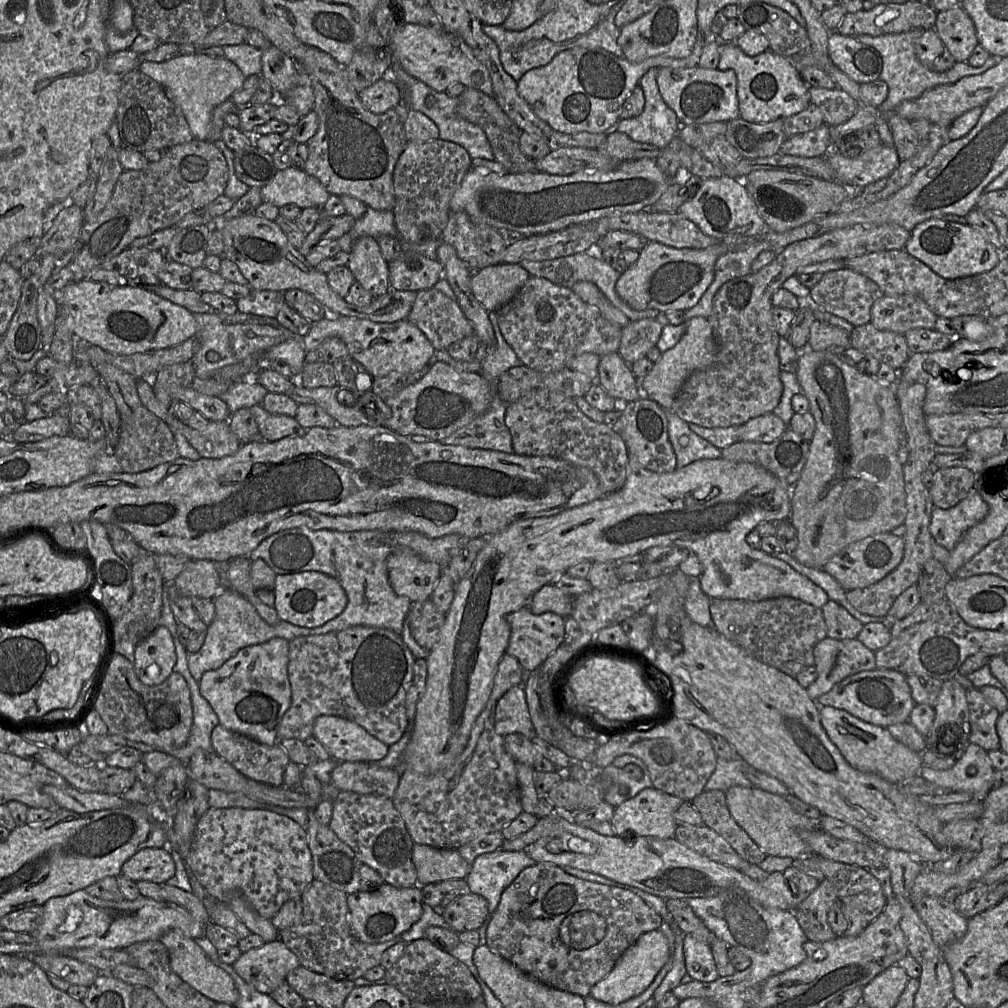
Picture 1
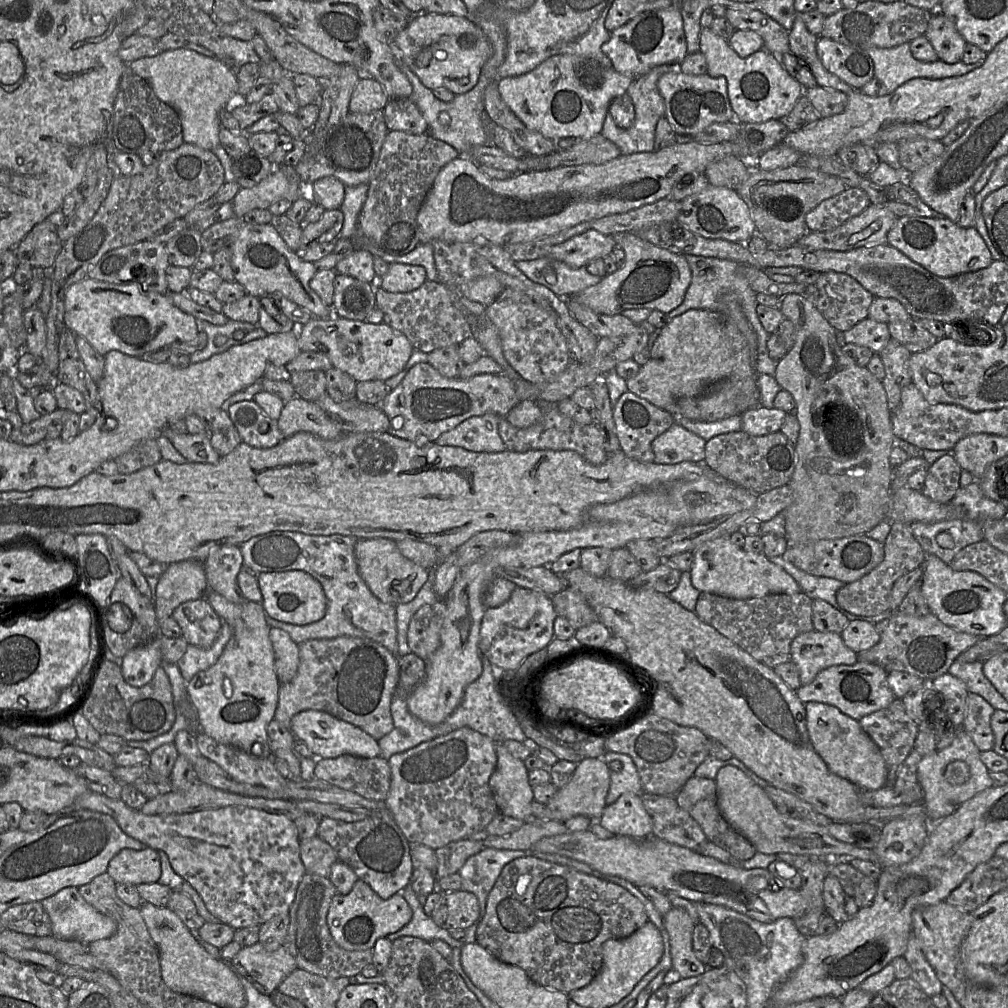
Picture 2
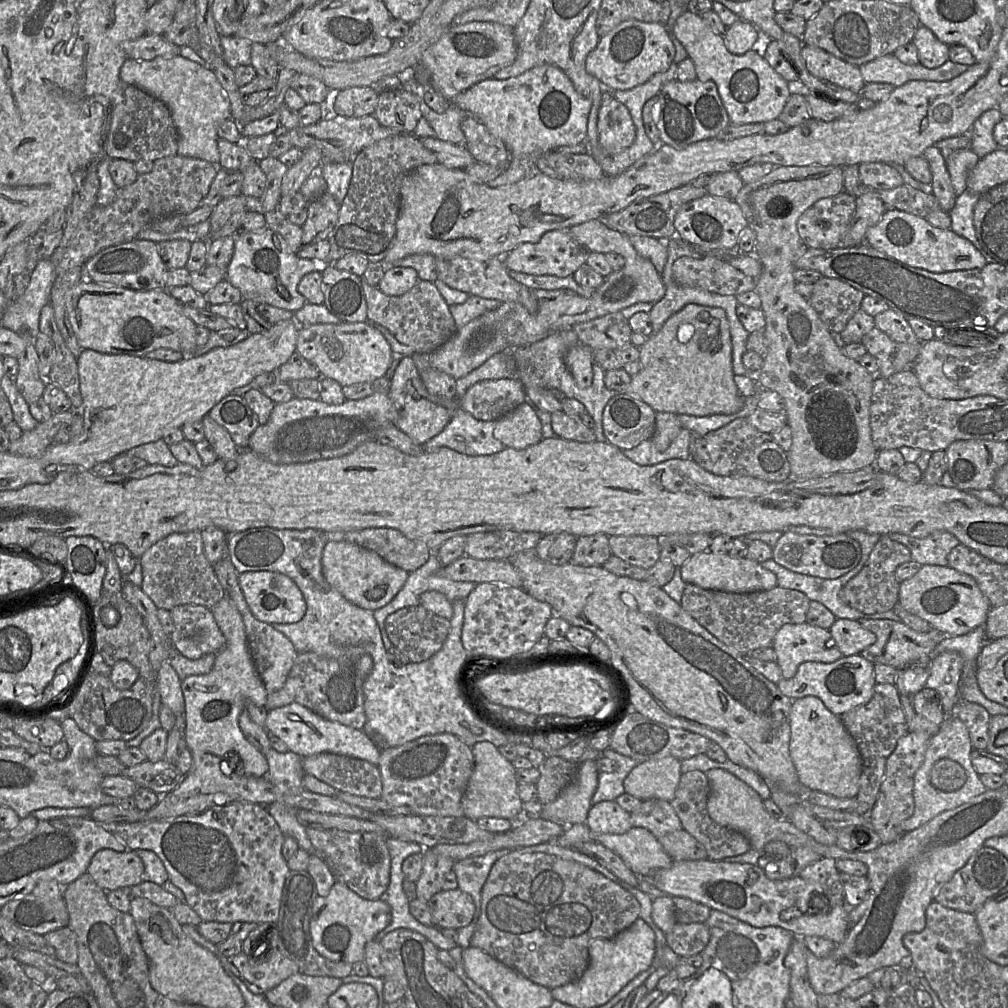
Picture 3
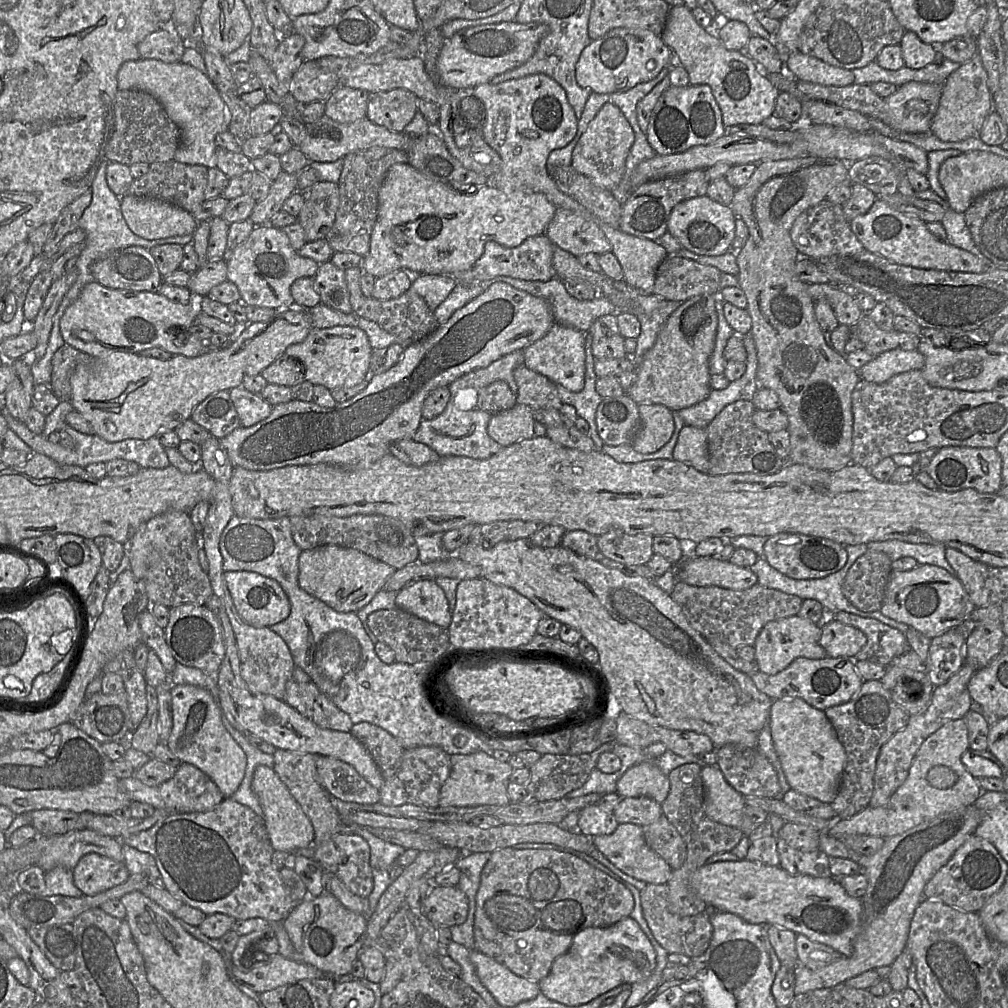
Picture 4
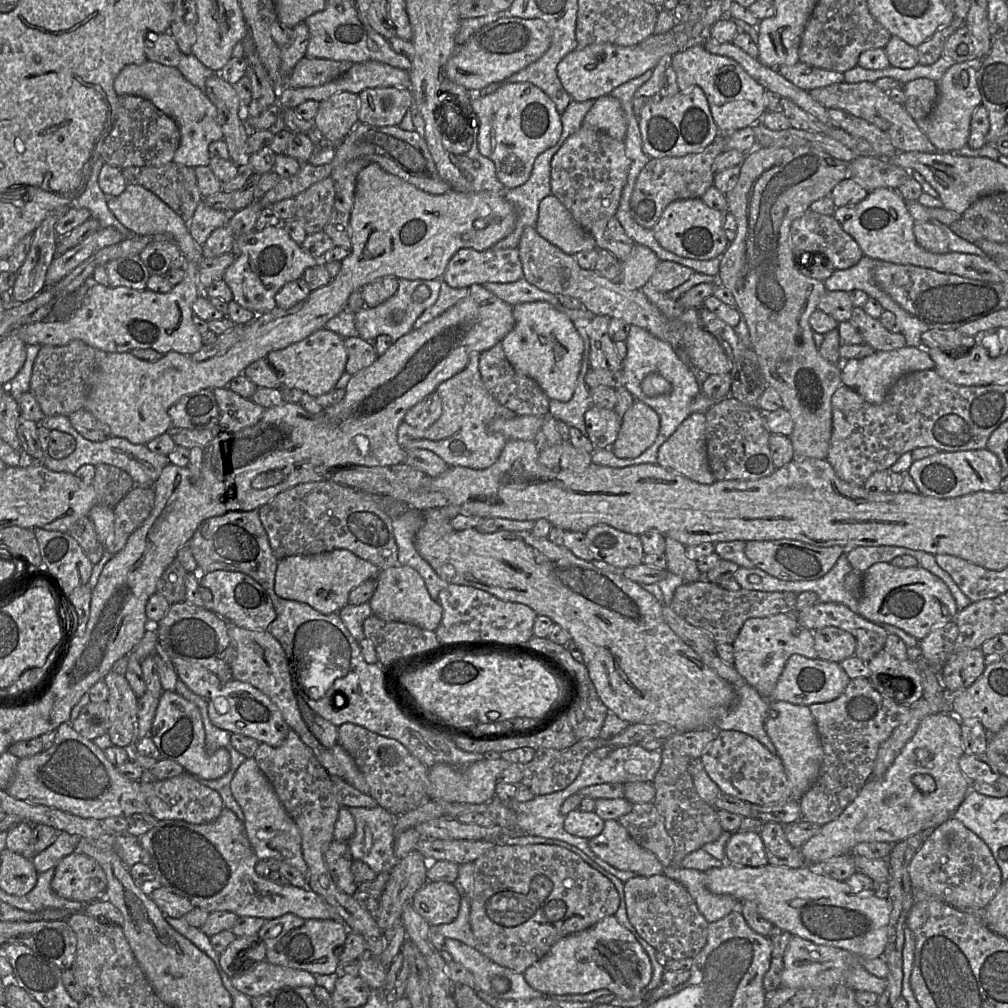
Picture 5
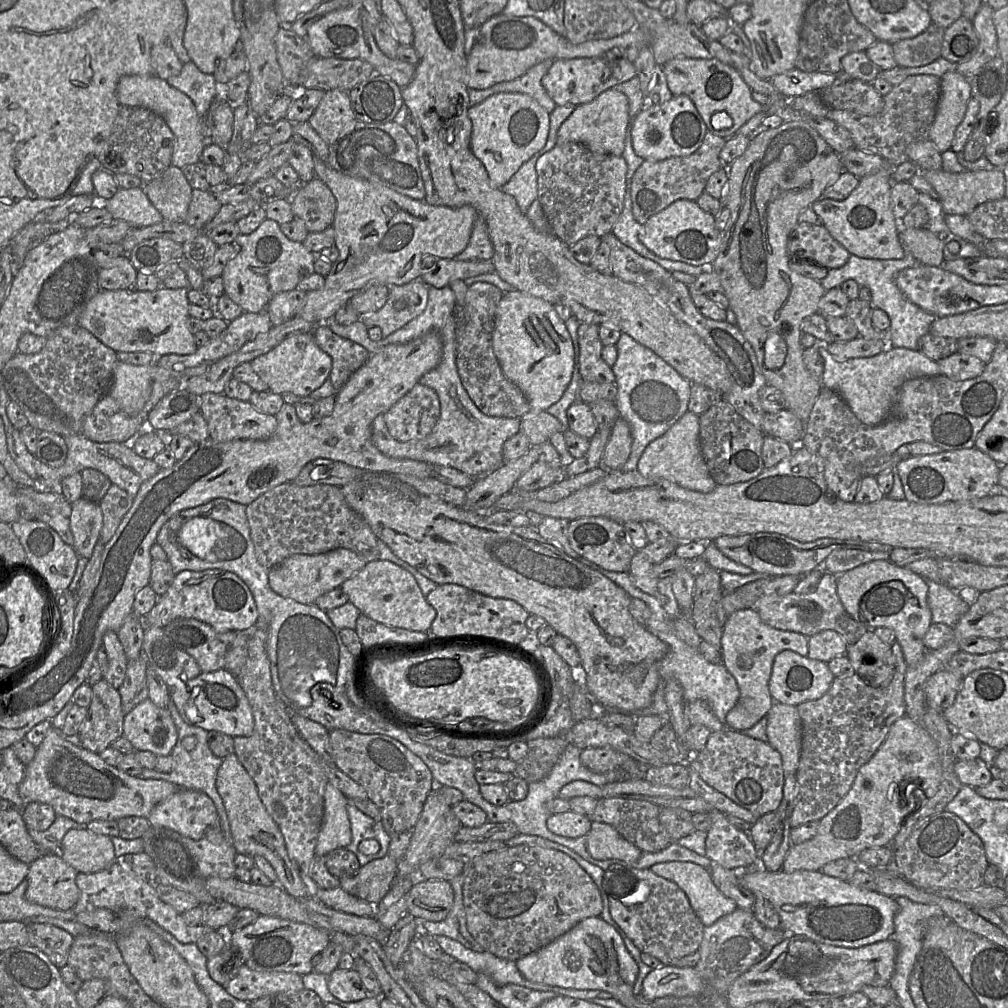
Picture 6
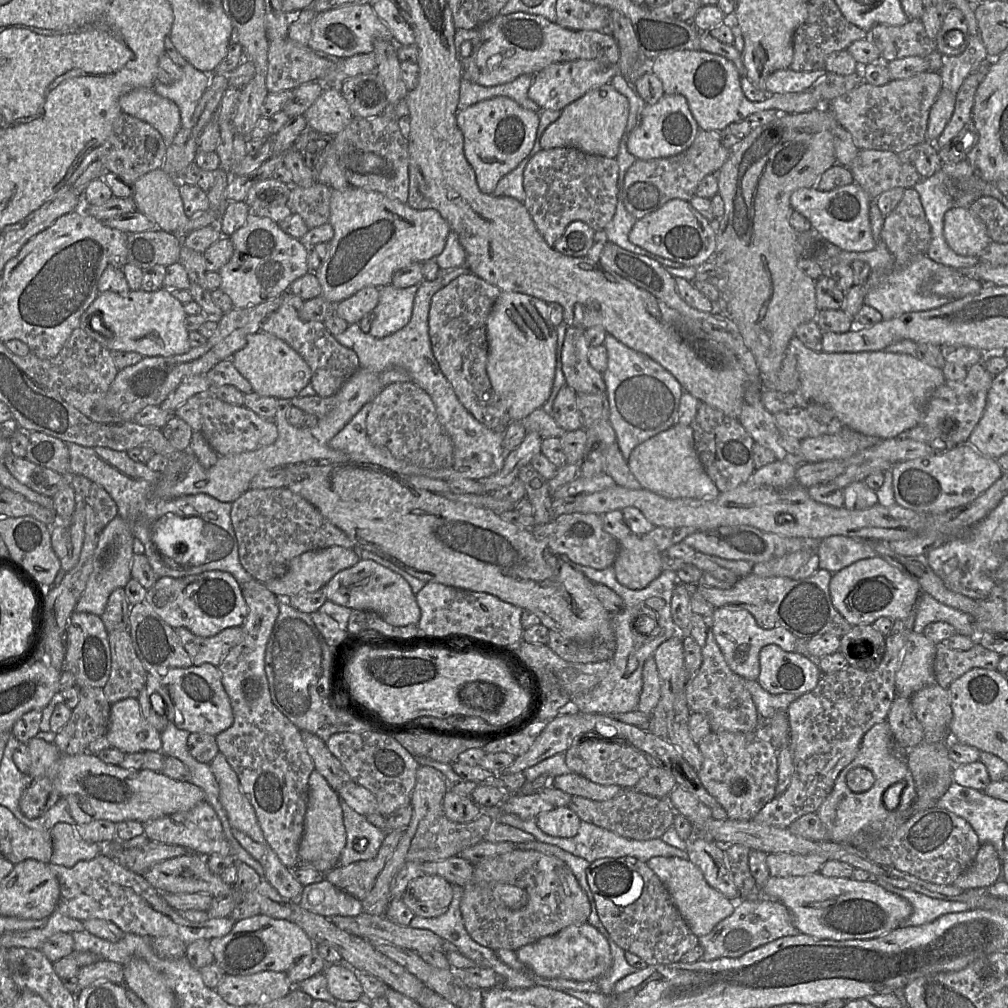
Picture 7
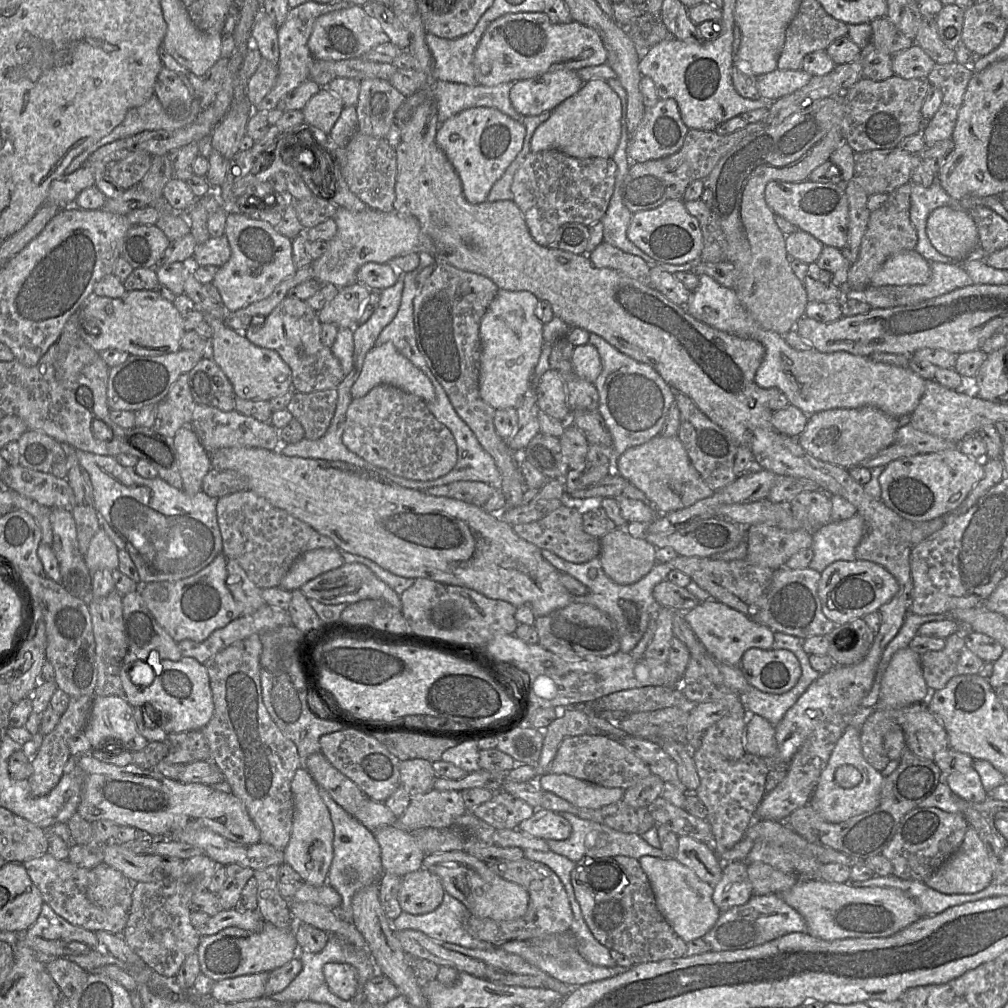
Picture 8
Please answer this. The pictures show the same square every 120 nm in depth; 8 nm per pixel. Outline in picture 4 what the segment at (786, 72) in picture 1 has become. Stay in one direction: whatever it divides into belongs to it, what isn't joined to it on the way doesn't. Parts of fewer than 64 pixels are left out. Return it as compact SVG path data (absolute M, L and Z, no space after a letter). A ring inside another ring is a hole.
M687 7L670 8L660 37L688 72L689 85L706 84L711 87L725 127L761 124L774 114L780 91L763 75L759 65L744 51L727 50L718 37L709 34L697 23Z

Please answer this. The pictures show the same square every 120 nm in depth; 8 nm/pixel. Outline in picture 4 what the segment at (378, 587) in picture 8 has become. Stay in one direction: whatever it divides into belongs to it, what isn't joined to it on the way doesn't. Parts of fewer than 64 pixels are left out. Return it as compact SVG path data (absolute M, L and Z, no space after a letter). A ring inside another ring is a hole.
M419 580L402 588L395 603L397 608L442 628L451 623L448 600L434 580Z

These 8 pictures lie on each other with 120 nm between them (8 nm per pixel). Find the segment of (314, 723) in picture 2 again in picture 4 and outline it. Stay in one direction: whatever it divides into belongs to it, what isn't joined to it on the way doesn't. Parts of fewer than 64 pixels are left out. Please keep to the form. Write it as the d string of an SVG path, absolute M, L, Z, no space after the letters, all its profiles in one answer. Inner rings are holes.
M254 694L250 707L237 706L237 710L246 734L262 738L277 749L339 759L351 765L374 788L378 790L382 788L384 779L377 764L363 744L350 732L320 728L284 700L279 700L271 695Z

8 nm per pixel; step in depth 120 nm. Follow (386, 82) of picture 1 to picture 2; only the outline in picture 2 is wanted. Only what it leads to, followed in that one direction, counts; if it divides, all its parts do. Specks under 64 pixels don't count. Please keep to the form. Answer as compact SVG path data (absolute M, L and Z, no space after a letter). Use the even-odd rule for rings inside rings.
M362 76L351 95L349 111L352 113L370 113L383 110L389 99L377 80L369 76Z

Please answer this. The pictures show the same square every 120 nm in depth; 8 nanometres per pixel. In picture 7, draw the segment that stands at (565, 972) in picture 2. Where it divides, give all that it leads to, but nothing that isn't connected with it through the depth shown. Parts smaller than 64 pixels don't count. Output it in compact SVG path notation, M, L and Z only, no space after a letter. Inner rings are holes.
M514 849L474 865L472 877L463 887L460 911L465 929L474 941L493 950L517 951L569 925L587 922L591 904L574 873L562 860L534 850ZM496 883L524 889L528 894L527 904L519 910L503 906L491 892Z

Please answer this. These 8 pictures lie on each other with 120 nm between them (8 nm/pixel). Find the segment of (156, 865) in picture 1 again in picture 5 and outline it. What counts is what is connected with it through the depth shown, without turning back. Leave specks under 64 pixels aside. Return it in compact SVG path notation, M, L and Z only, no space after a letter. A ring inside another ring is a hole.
M73 852L60 860L54 868L51 880L51 888L58 896L85 905L104 897L106 887L107 879L103 868L93 858L78 852Z

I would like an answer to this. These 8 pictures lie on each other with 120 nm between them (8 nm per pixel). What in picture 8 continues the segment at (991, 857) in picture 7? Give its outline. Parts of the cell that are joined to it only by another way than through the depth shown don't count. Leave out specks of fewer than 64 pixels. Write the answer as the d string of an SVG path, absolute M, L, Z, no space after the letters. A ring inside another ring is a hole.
M969 826L958 850L924 884L943 894L974 894L987 888L993 880L993 865L987 849L975 829Z

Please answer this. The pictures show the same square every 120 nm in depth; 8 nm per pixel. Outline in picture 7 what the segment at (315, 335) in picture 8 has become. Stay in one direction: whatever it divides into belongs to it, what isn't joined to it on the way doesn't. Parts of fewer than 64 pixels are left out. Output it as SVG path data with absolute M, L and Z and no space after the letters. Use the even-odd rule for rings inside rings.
M287 291L280 307L263 321L261 331L285 341L305 360L311 369L310 385L316 395L332 396L359 369L359 359L352 349L337 342L323 322L301 320L299 312L303 303L300 297Z

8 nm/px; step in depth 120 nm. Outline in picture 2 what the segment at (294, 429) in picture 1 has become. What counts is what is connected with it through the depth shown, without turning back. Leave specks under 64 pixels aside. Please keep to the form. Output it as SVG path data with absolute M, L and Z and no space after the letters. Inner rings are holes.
M253 400L236 402L226 412L239 433L241 443L265 449L285 439L277 420L270 418Z

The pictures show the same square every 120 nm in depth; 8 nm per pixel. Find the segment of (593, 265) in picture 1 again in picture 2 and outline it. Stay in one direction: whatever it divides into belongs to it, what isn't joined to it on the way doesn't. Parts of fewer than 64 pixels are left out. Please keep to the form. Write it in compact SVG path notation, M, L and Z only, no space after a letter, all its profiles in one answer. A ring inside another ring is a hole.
M543 257L529 261L515 262L516 267L532 282L543 285L559 297L570 297L601 281L601 277L590 274L586 267L573 268L559 260Z

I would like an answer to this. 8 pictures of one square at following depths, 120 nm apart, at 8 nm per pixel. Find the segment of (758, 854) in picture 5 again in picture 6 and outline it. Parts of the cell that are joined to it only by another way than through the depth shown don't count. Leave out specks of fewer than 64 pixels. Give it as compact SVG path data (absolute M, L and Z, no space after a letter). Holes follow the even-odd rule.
M717 809L709 814L711 826L707 831L705 856L735 872L755 866L758 852L748 832L736 828Z

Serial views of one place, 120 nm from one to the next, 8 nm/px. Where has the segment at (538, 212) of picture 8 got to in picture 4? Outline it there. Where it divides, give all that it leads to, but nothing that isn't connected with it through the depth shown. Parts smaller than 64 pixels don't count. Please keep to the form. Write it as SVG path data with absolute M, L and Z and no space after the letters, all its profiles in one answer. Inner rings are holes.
M607 102L588 124L577 141L572 155L571 166L595 184L611 191L622 179L626 157L634 141L634 132L621 110Z

